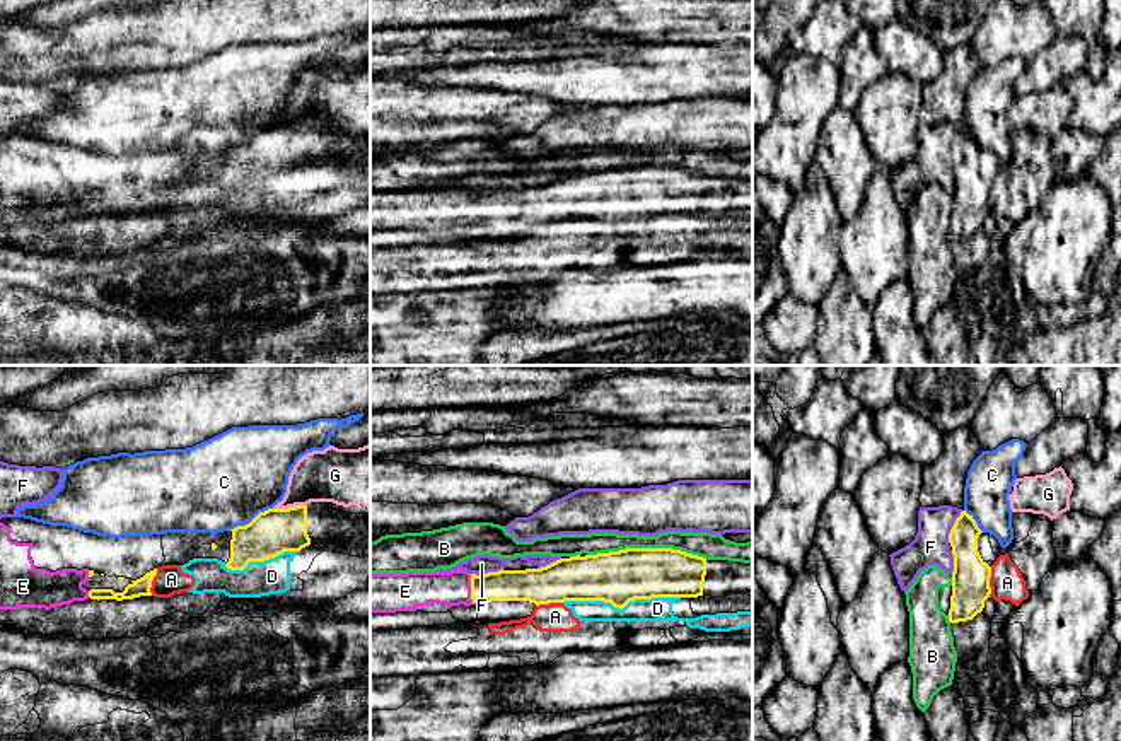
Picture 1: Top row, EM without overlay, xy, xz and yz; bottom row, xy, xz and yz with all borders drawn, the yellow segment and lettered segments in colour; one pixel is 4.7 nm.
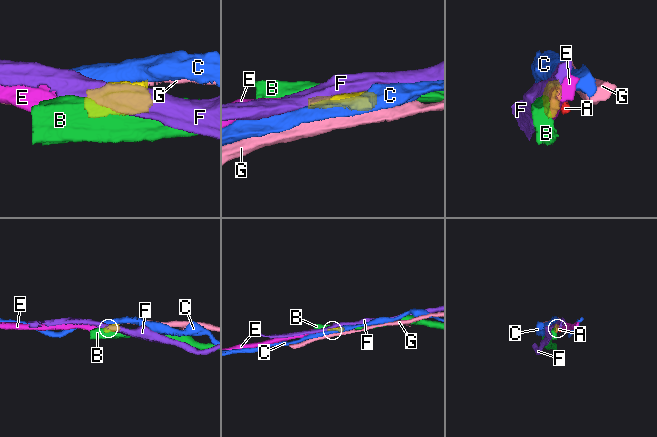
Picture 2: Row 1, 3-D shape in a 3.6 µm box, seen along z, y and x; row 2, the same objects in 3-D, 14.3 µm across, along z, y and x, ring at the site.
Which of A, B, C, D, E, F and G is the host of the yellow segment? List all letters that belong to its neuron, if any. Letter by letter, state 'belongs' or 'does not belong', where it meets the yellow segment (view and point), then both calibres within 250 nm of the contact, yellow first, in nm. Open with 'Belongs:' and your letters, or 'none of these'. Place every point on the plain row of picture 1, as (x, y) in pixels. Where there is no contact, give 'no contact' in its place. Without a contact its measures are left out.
Belongs: E
A: does not belong | yz (988, 200) | 180/160 nm
B: does not belong | xz (647, 166) | 260/110 nm
C: does not belong | xy (251, 139) | 220/440 nm
D: does not belong | xz (621, 226) | 260/110 nm
E: belongs | xz (471, 207) | 140/160 nm
F: does not belong | xz (488, 190) | 170/90 nm
G: does not belong | xy (289, 125) | 220/240 nm

